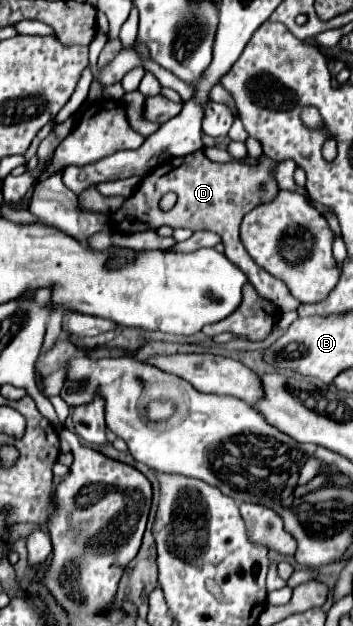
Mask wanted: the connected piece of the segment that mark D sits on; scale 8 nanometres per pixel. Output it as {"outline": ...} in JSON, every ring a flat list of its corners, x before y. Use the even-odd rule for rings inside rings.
{"outline":[[203,150,197,154,189,154,187,158,167,158,163,160,151,174,143,178,135,194,123,204,127,208,125,218,117,218,115,214,111,216,111,224,115,230,123,234,135,234,135,232,145,232,145,230,159,230,161,226,171,226,171,228,189,228,193,232,197,230,211,230,217,232,223,238,225,244,225,256,247,276,247,280,255,286,255,290,267,298,273,300,275,306,279,306,281,312,297,310,299,302,291,296,289,288,279,282,275,276,259,268,253,258,247,254,241,238,239,238,239,226,241,220,247,212,251,212,257,204,269,202,277,196,279,188,273,180,273,170,275,162,261,156,259,166,245,166,239,162,229,162,229,164,219,164,211,162],[175,192,177,194,177,204,169,210,163,212,159,208,159,200,163,194]]}

